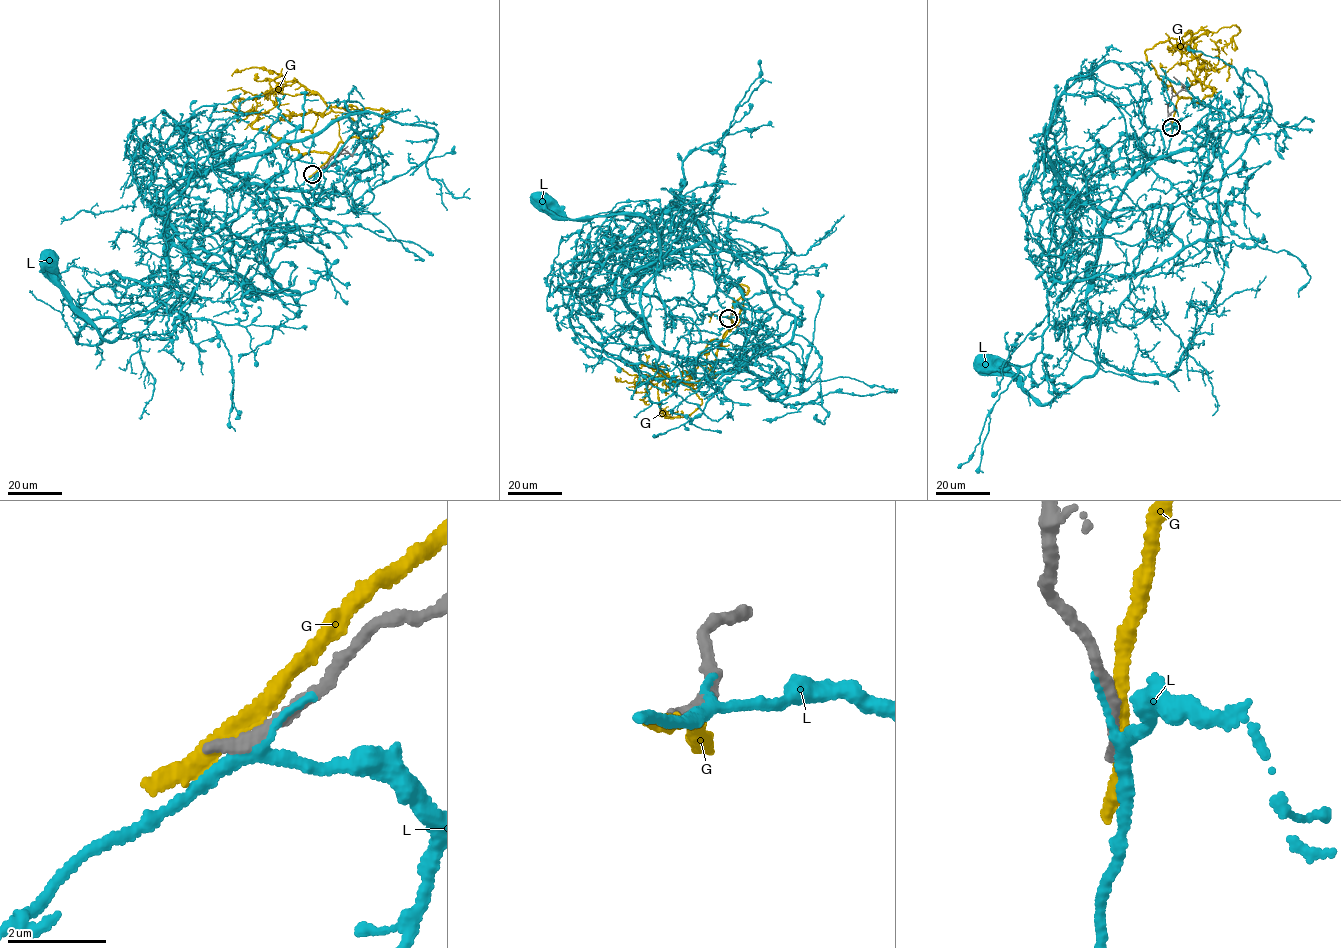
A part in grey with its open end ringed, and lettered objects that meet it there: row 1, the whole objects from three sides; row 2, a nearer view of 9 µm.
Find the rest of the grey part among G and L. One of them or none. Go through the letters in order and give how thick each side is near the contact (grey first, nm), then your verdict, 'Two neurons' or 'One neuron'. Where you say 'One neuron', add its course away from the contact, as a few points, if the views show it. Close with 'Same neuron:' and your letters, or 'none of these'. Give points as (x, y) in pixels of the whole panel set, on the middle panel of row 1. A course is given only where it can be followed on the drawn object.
G: Thickness 260 nm (grey) against 280 nm. Two neurons
L: Thickness 220 nm (grey) against 160 nm. Two neurons
Same neuron: none of these

